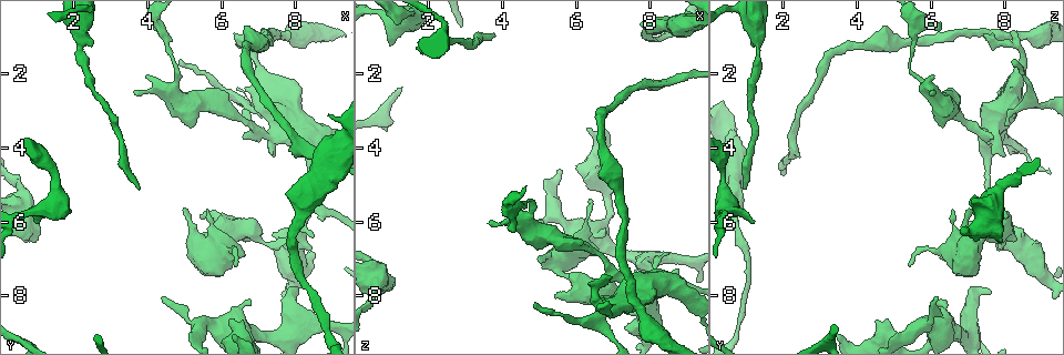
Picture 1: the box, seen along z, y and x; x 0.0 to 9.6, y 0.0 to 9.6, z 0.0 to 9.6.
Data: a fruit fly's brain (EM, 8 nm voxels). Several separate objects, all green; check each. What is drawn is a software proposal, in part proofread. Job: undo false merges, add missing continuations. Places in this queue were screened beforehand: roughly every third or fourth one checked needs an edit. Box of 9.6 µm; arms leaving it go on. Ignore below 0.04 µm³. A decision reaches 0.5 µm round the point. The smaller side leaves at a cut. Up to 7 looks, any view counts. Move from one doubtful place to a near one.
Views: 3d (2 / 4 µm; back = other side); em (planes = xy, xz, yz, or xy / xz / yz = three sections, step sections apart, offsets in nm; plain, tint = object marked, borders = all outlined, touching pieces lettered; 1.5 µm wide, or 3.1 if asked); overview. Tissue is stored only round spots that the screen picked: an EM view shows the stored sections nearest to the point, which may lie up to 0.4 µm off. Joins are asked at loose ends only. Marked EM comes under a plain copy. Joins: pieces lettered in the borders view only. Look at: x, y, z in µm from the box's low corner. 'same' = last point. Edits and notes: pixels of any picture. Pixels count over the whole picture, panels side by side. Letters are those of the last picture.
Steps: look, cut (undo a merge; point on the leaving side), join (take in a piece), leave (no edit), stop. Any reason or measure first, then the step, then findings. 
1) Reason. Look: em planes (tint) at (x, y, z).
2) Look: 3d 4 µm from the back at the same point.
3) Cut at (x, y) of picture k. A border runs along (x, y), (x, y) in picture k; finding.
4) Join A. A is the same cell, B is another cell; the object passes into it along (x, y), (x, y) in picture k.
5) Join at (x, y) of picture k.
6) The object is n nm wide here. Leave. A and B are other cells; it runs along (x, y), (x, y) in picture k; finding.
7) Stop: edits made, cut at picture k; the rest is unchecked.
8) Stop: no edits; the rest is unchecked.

An open end. Look: 3d 2 µm at (7.85, 7.95, 7.60).

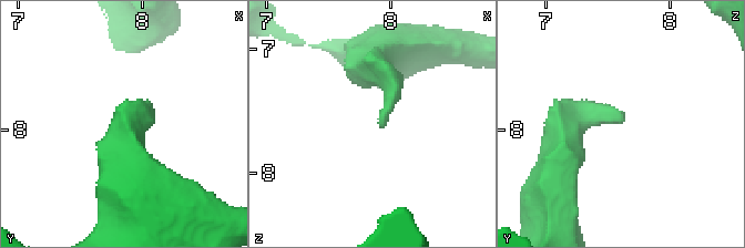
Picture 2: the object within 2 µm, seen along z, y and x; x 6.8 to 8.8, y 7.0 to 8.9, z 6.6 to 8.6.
Look: em xz step 8 (borders) at (7.90, 7.94, 7.60).

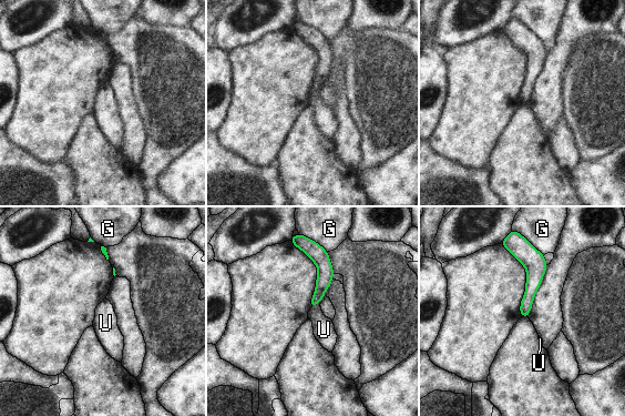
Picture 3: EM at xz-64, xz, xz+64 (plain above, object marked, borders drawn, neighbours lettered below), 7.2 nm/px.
Leave. G and U are other cells; it runs along (519, 246), (532, 261), (525, 313) in picture 3; no lettered piece goes on from it.

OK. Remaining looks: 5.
Free end. Look: em planes (borders) at (7.00, 0.95, 7.45).

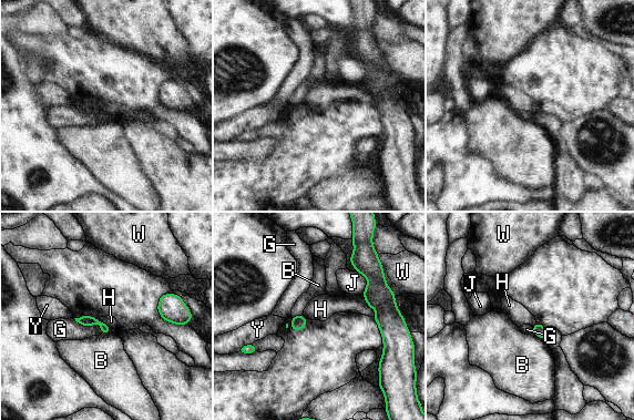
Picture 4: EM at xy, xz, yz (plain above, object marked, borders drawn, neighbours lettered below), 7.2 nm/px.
Leave. B, G, H, J, W and Y are other cells; a border runs along (361, 295), (376, 311), (374, 316) in picture 4; none of them fits.

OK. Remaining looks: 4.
Sudden change in width. Look: 3d 4 µm at (8.05, 5.85, 0.75).

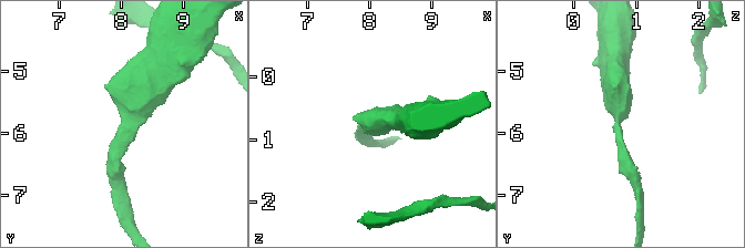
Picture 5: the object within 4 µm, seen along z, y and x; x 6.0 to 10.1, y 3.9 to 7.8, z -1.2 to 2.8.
The arms are 220, 400 nm wide. Look: em xz step 4 (tint) at (8.10, 5.90, 0.75).

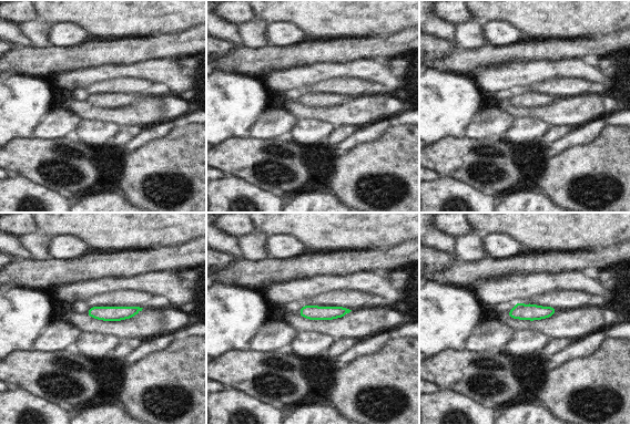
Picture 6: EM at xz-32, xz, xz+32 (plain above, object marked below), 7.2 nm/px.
Cut it another way. Look: em planes (borders) at the same point.

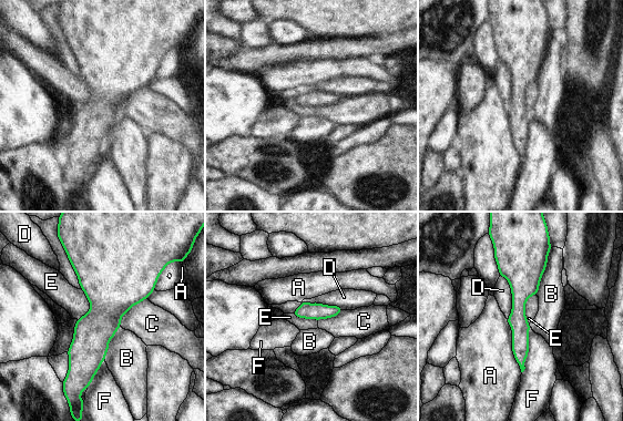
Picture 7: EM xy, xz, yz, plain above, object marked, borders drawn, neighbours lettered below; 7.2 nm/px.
Leave. A, B, C, D, E and F are other cells; all the same cell.

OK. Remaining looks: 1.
Stop: no edits; the rest is unchecked.

